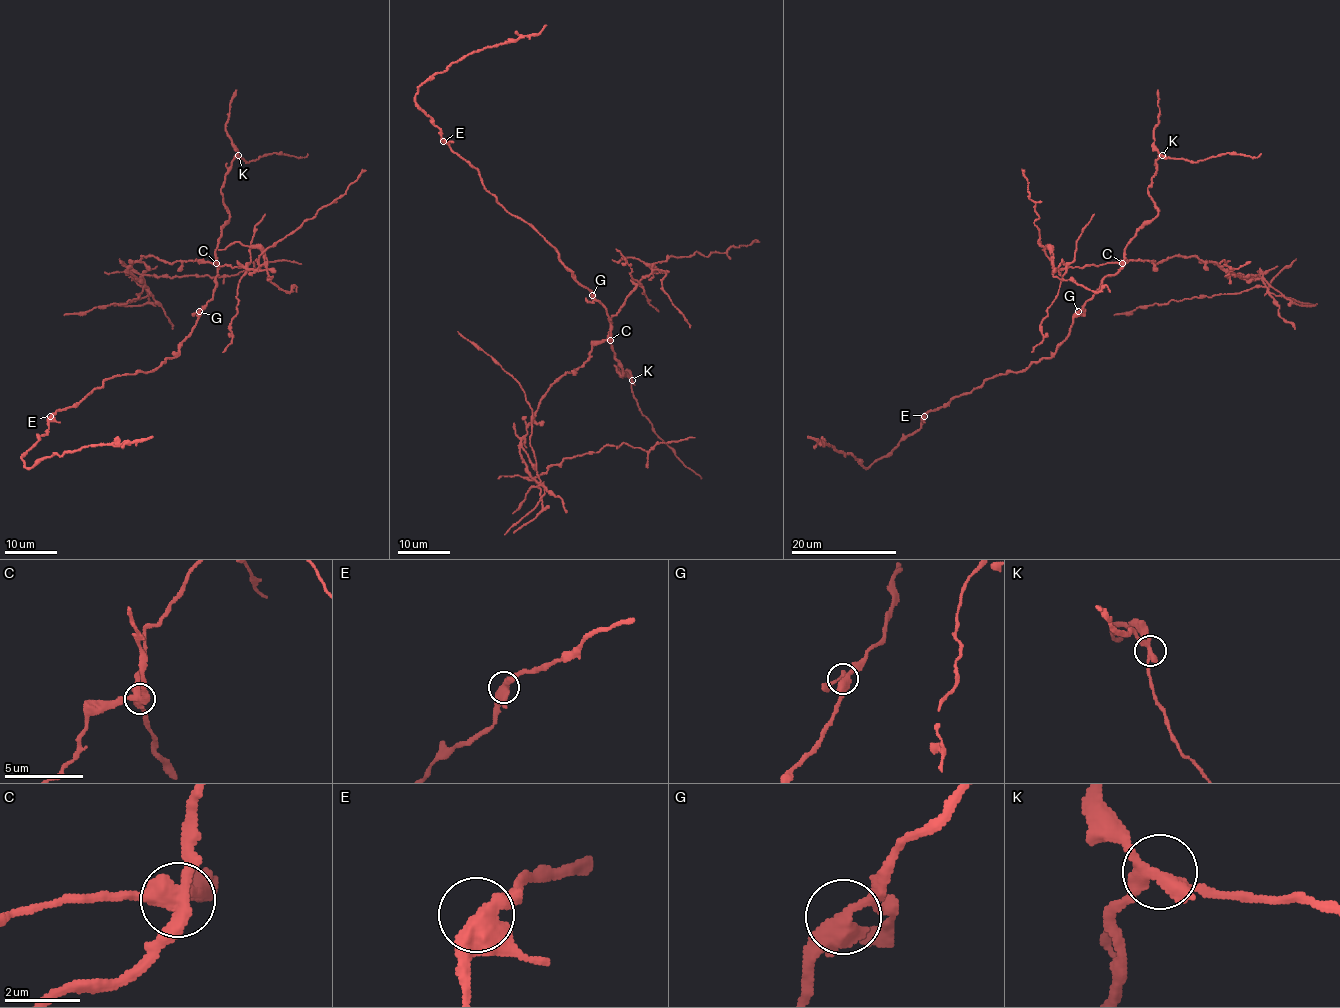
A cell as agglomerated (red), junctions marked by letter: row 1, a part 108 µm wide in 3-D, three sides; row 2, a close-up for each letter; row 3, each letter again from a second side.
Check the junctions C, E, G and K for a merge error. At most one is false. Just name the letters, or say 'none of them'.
C

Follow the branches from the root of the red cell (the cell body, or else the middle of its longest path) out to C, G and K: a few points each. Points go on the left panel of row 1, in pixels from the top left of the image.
C: (196, 323), (197, 313), (212, 297), (216, 285), (216, 263)
G: (196, 323), (199, 311)
K: (196, 323), (197, 313), (212, 297), (216, 285), (217, 239), (229, 218), (221, 186), (230, 163), (238, 155)

